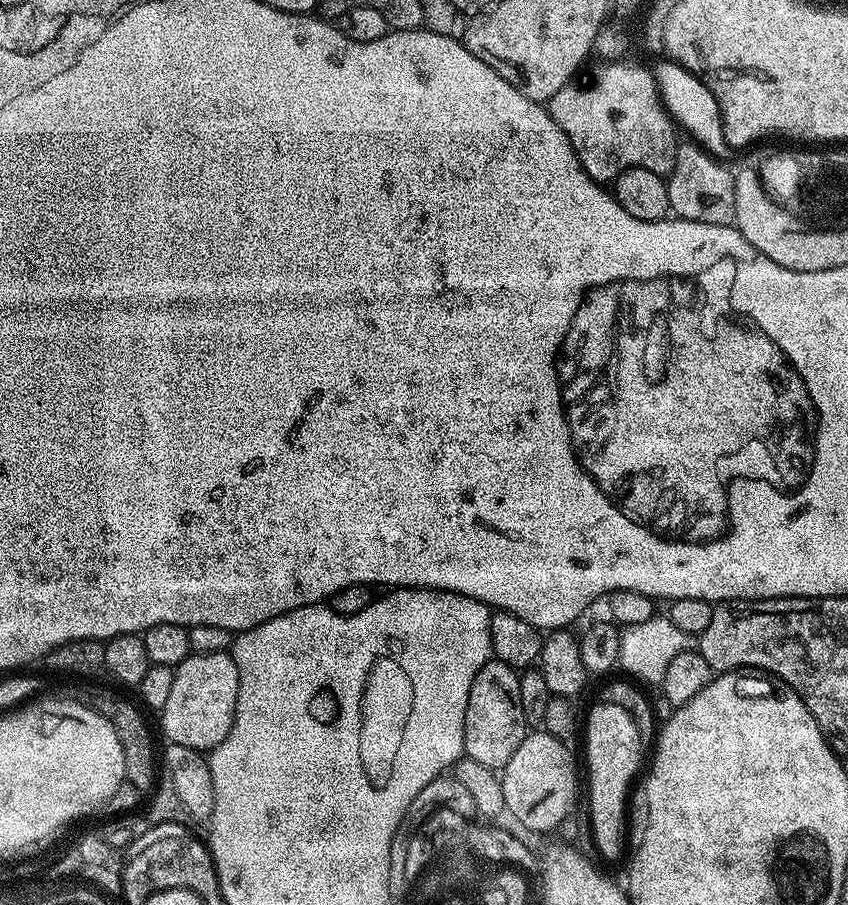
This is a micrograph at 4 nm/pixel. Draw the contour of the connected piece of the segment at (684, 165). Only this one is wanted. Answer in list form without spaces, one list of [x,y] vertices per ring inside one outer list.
[[[695,142],[681,143],[676,150],[674,170],[667,176],[668,193],[670,194],[670,209],[679,219],[703,224],[731,225],[736,219],[736,178],[733,169],[728,169],[721,161],[705,152]]]

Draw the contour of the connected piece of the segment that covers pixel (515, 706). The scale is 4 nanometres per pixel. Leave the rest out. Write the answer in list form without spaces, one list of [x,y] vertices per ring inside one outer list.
[[[495,658],[488,660],[482,670],[474,674],[474,682],[470,686],[464,719],[464,756],[474,762],[482,762],[482,766],[503,770],[529,731],[530,725],[522,710],[517,669]]]

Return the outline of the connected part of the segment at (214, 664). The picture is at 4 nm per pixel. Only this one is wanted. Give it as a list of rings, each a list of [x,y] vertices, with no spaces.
[[[198,652],[189,654],[174,669],[174,686],[166,706],[159,709],[164,740],[178,746],[190,746],[196,752],[207,753],[217,748],[230,734],[238,702],[238,666],[228,652]]]

